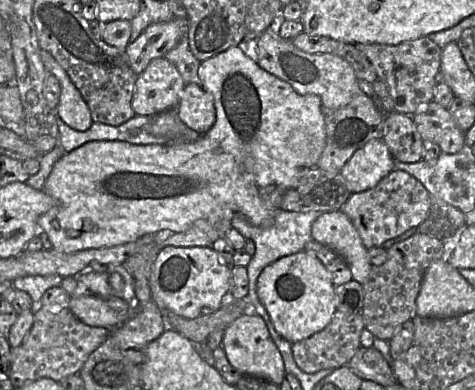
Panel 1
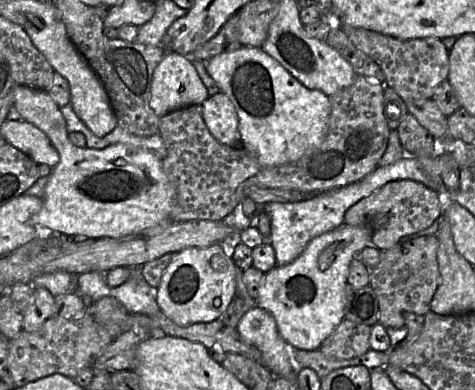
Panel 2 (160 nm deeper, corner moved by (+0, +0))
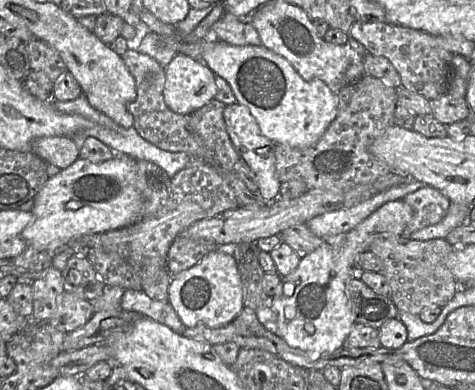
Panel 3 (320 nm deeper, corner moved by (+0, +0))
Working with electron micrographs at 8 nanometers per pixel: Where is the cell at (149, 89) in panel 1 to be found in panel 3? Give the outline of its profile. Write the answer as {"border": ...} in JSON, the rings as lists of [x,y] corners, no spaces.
{"border":[[[177,53],[164,71],[163,97],[173,112],[189,115],[215,99],[215,73],[203,61]]]}

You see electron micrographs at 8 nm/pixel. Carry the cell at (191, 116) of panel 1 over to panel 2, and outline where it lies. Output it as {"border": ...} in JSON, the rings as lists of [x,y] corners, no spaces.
{"border":[[[222,92],[209,96],[202,104],[204,122],[221,144],[240,147],[239,119],[232,101]]]}

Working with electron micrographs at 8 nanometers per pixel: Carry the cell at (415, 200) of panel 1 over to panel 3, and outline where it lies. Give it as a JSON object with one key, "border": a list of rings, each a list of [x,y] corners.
{"border":[[[427,185],[406,195],[402,200],[413,211],[411,220],[400,235],[404,238],[409,238],[411,233],[441,221],[450,206],[450,201],[444,194]]]}

